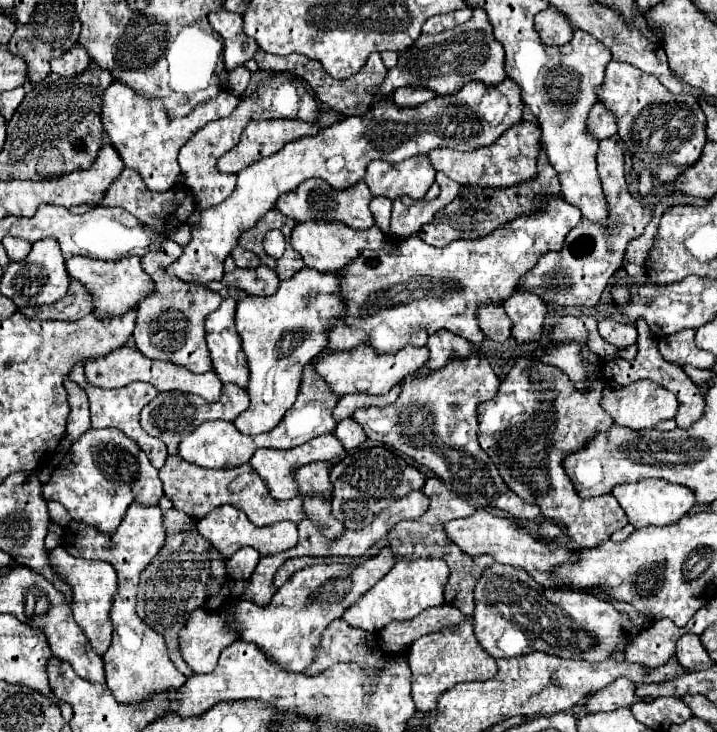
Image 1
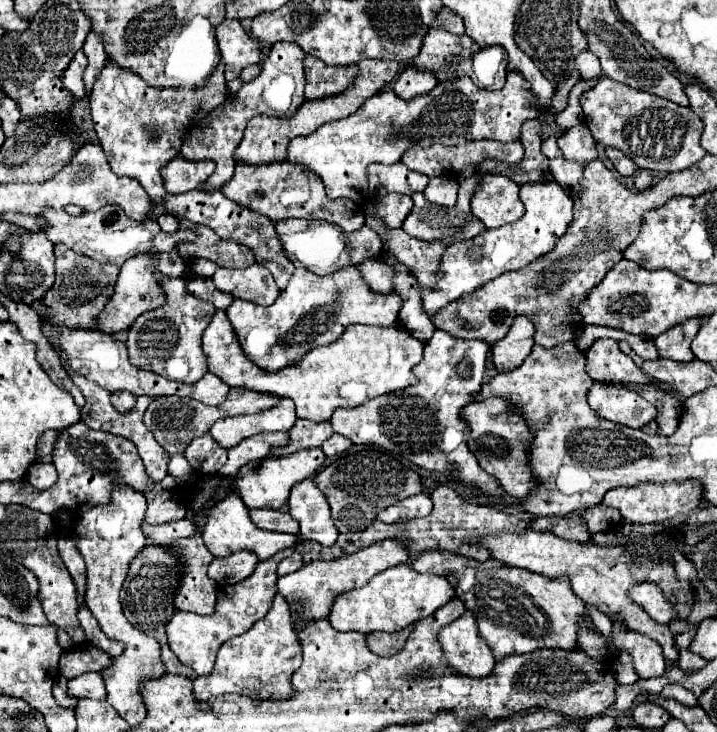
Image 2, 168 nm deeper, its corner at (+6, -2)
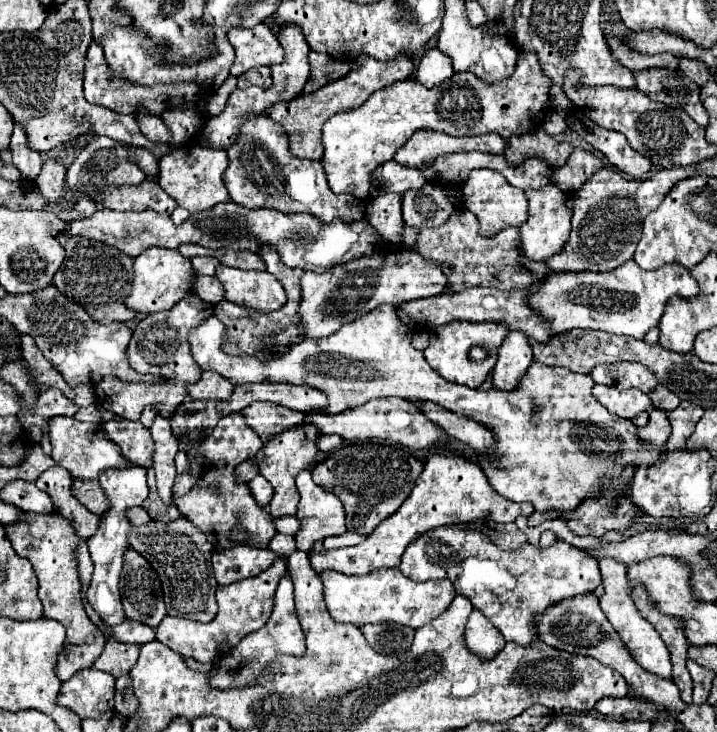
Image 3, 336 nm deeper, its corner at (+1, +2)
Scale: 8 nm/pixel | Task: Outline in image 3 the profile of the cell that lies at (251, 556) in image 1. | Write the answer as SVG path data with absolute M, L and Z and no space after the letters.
M234 546L228 550L216 550L212 554L214 576L218 584L232 584L244 578L258 576L266 570L280 554L272 552L270 548L256 548L256 546Z

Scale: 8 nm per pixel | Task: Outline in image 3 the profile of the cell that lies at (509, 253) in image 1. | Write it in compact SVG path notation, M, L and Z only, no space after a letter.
M548 182L546 186L542 186L538 190L528 189L525 191L525 195L530 202L530 208L528 208L528 222L524 222L518 228L518 232L520 232L518 252L530 260L546 260L552 254L558 254L568 240L570 220L572 220L572 198L570 198L570 194L564 194L552 182Z

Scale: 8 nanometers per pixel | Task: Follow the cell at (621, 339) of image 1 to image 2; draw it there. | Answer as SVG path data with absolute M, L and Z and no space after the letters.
M603 338L593 342L593 346L587 350L587 374L595 380L595 382L609 382L609 384L625 384L625 386L637 386L643 388L647 384L655 384L653 376L645 374L639 366L635 366L635 362L625 356L619 348L617 342L611 338Z

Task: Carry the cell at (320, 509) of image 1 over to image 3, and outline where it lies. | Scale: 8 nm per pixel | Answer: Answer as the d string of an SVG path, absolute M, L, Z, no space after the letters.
M304 470L296 476L296 486L300 492L296 516L302 524L296 534L298 550L306 552L316 540L340 536L346 532L342 502L332 492L326 492L318 484L314 484L310 470Z

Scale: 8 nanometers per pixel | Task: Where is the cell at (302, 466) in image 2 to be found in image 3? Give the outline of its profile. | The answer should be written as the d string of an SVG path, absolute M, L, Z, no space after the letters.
M262 474L254 476L250 482L248 482L248 488L250 488L250 494L254 496L254 500L262 506L262 508L268 508L272 496L274 496L274 488L270 486L270 482L266 482L266 478Z

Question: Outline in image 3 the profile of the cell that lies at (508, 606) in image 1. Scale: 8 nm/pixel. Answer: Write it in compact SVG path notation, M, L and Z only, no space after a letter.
M452 526L434 528L410 544L402 556L400 570L418 582L458 574L456 590L500 630L506 642L520 646L528 646L540 638L536 630L536 616L540 612L546 612L564 598L590 592L602 580L598 562L564 540L546 550L532 544L518 550L500 550L480 530Z

